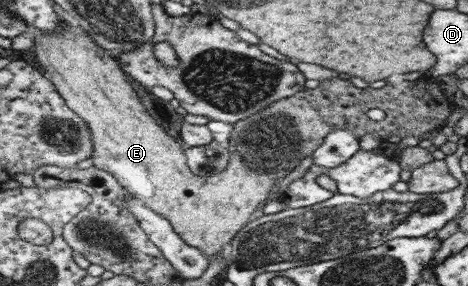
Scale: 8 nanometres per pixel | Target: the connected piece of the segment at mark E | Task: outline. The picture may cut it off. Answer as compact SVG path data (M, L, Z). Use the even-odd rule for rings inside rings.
M67 19L63 21L61 33L35 32L34 37L34 45L30 50L40 67L63 99L64 105L83 121L91 133L93 155L90 158L93 167L111 174L129 194L143 202L154 213L161 215L181 241L199 249L208 261L219 255L223 247L230 243L233 235L247 224L247 220L253 218L257 208L267 201L273 183L297 167L305 156L321 144L322 137L335 128L349 129L358 140L365 133L376 134L382 144L387 145L386 139L391 134L398 135L401 139L409 135L419 139L424 133L428 135L432 129L440 130L452 111L452 106L443 107L443 103L436 103L429 98L427 77L421 77L411 83L403 81L401 85L395 85L395 91L387 87L359 89L343 79L323 81L315 89L303 89L292 97L274 101L261 112L233 124L228 144L230 163L219 173L198 176L191 173L186 165L184 146L178 139L165 133L144 111L140 100L126 81L126 74L120 69L117 59L109 51L95 44L81 27ZM369 109L381 110L385 118L382 121L371 121L366 115Z

